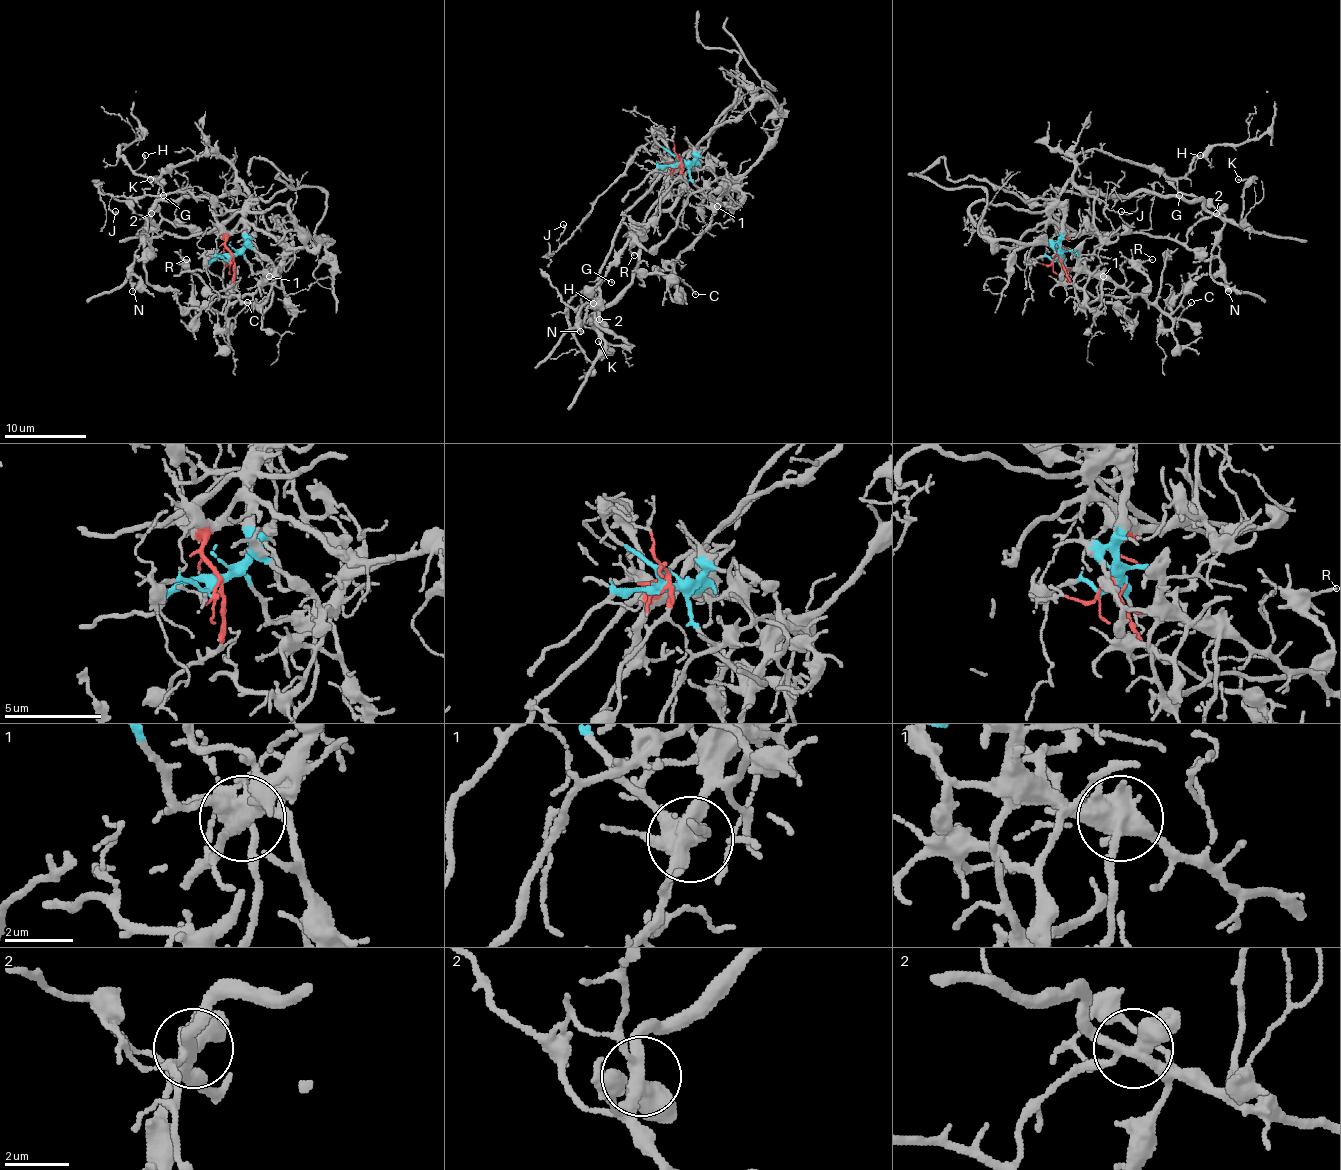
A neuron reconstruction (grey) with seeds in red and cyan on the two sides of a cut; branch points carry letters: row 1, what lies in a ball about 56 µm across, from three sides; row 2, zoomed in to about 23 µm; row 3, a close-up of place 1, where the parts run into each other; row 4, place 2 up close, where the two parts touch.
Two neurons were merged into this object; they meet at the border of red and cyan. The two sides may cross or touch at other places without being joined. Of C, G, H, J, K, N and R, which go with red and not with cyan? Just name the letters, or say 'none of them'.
C, N, R

